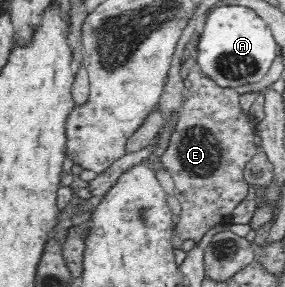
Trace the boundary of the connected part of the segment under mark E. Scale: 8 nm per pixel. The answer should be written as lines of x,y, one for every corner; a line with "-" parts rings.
198,74
192,78
177,124
172,132
168,147
159,158
167,174
173,178
174,192
181,206
181,216
176,225
175,235
181,240
201,240
213,226
225,226
233,218
233,210
245,202
249,183
243,179
243,168
257,154
255,140
256,124
254,116
241,107
240,95
233,87
217,86
213,79

